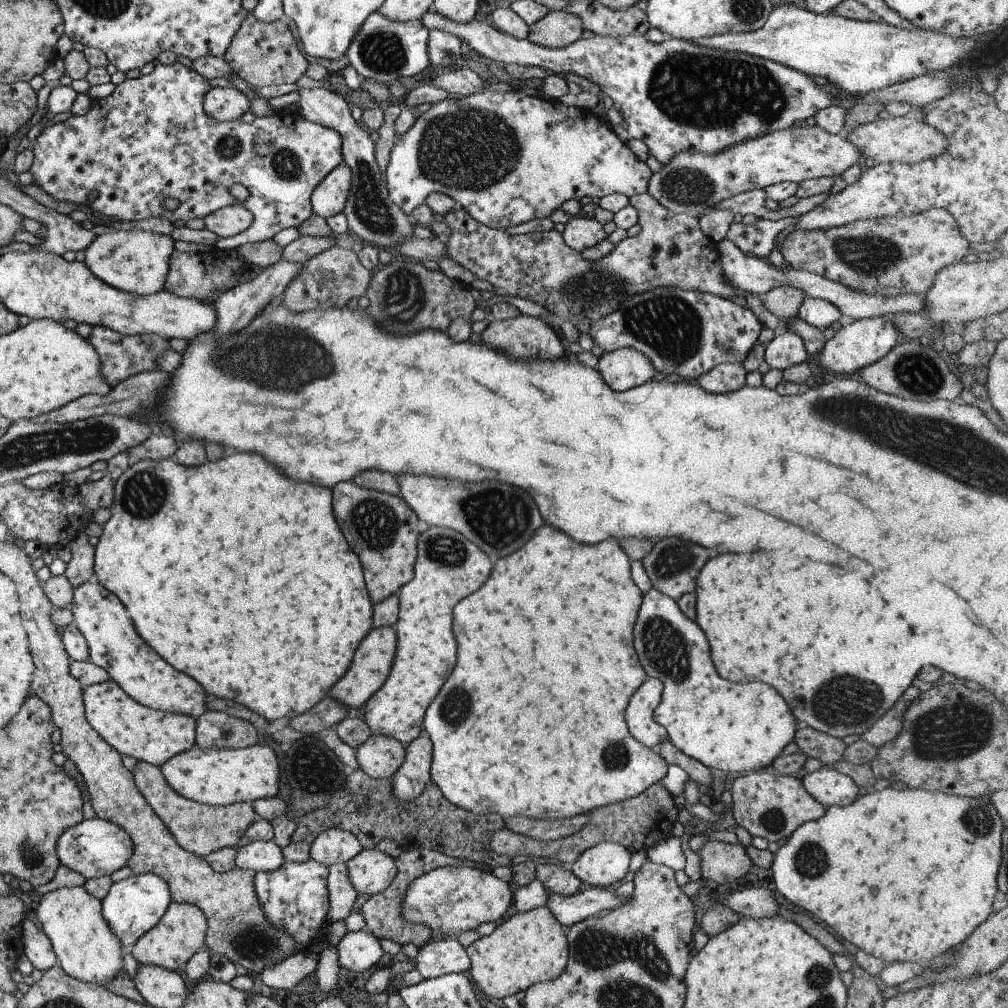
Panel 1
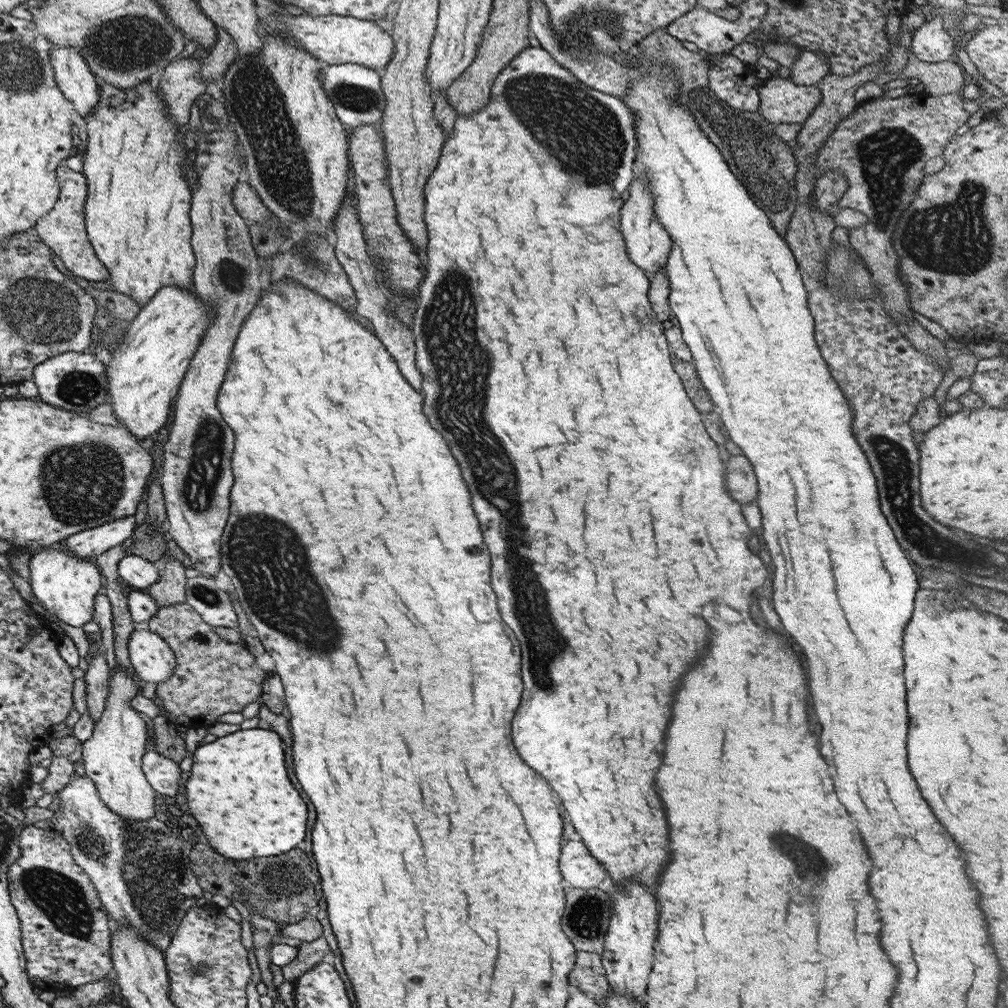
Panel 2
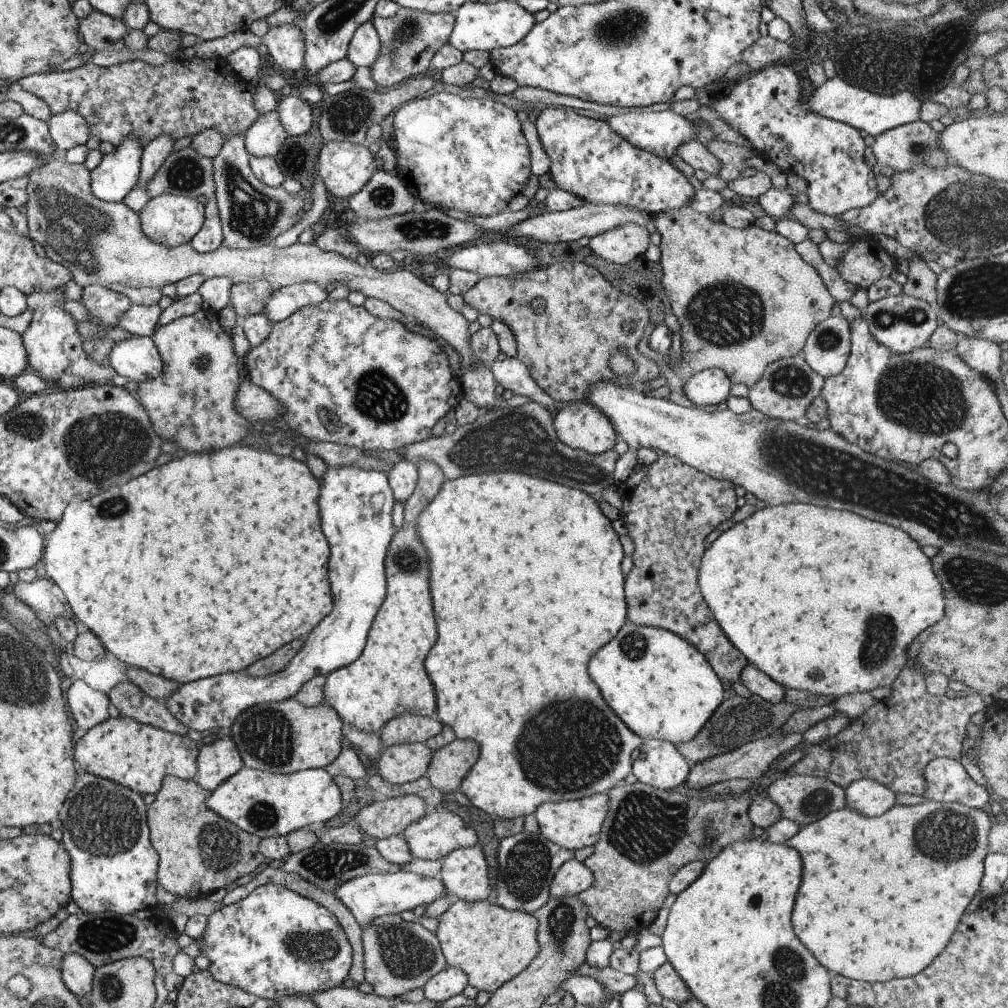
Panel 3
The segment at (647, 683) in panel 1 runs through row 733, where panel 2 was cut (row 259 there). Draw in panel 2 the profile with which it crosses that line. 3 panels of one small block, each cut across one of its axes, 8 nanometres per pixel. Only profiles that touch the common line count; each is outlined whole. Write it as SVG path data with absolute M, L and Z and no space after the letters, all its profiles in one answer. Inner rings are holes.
M643 172L633 176L628 185L629 197L621 205L621 222L619 222L619 232L623 236L625 242L625 250L629 260L635 264L637 268L641 268L649 278L655 272L661 271L666 266L667 255L671 247L671 240L667 236L667 232L663 230L663 226L655 220L653 216L653 200L649 194L649 186L647 186L647 178Z

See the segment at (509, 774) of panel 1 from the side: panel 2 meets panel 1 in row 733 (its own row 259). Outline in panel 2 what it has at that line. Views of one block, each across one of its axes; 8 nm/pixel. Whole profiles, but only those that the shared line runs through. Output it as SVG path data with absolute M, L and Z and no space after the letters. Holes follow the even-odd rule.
M528 46L518 52L497 73L490 90L491 98L477 114L456 117L451 133L443 141L437 165L423 185L426 262L424 277L417 288L417 305L410 328L415 367L421 373L421 410L429 425L447 441L461 468L461 476L471 492L473 512L483 532L483 543L491 556L490 582L497 596L499 614L520 644L523 690L511 720L515 750L521 760L539 772L555 790L563 809L569 814L576 838L587 847L597 863L605 867L611 882L621 889L627 877L635 877L647 888L653 888L655 872L667 864L667 828L661 802L653 788L653 776L665 750L665 730L673 716L669 704L679 684L679 676L687 670L687 664L693 664L695 656L701 654L707 634L703 618L695 614L689 616L685 608L675 610L677 616L683 616L677 620L679 626L675 626L671 618L675 612L669 610L669 594L685 594L687 590L677 590L679 586L667 584L687 580L699 584L693 588L695 592L703 592L703 578L711 578L713 568L715 572L725 572L731 558L729 550L747 540L749 528L739 516L739 504L723 492L725 464L721 462L717 445L701 426L703 415L686 395L679 376L673 370L674 359L668 350L663 326L647 298L649 276L627 260L625 244L617 230L619 208L623 204L621 192L628 190L635 175L635 116L624 106L621 98L585 86L541 47ZM511 102L515 102L515 108L511 108ZM723 552L727 554L725 560L721 558ZM553 604L557 604L557 608ZM645 612L665 614L659 614L659 618L655 614L653 622L647 624L643 622ZM691 618L701 622L693 624Z

